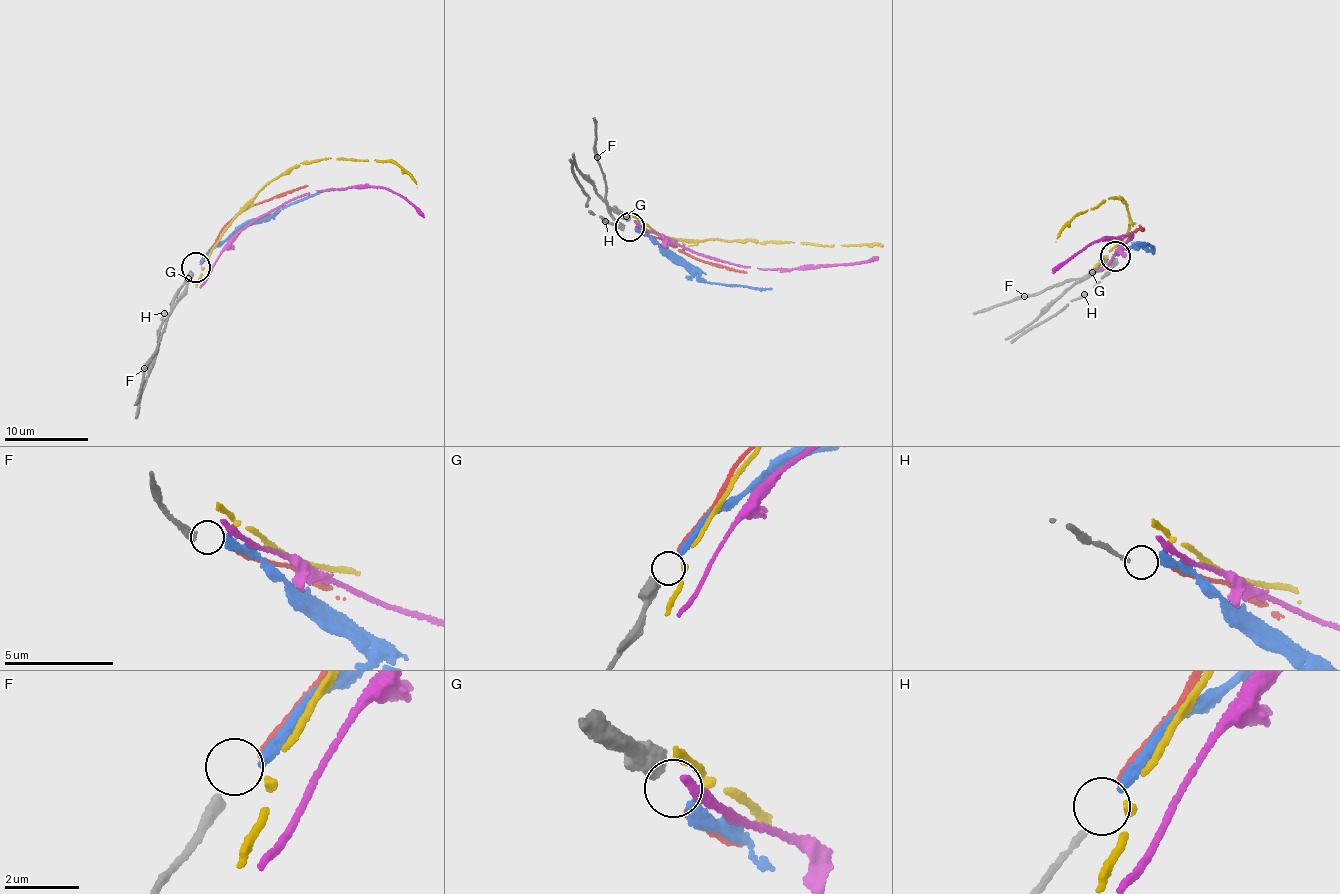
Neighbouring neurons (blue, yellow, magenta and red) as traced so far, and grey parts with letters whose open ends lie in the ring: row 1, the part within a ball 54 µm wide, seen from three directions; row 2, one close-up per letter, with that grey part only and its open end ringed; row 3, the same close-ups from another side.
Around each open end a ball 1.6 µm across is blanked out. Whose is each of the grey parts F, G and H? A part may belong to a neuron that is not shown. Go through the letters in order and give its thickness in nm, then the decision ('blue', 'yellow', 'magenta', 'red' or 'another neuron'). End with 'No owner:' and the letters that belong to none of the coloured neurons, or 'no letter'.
F: calibre 360 nm; another neuron
G: calibre 600 nm; another neuron
H: calibre 150 nm; another neuron
No owner: F, G, H

